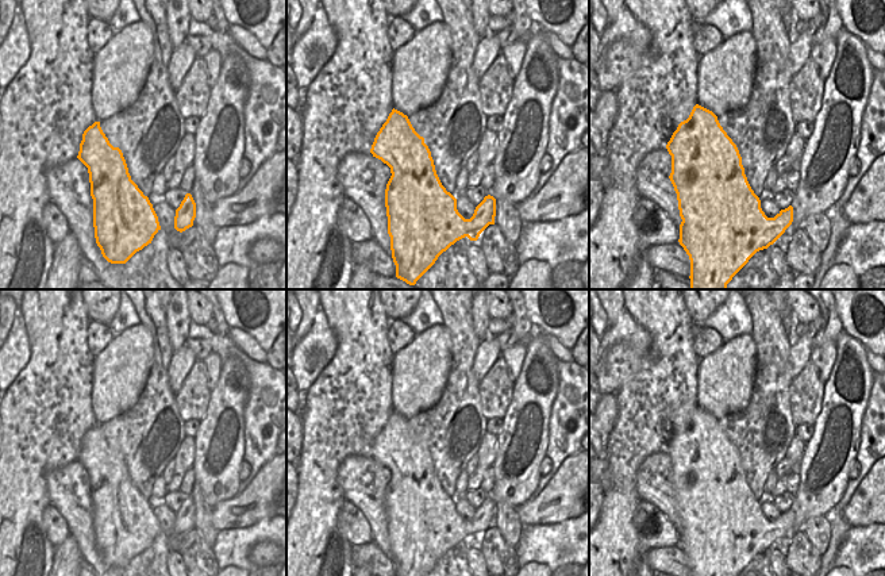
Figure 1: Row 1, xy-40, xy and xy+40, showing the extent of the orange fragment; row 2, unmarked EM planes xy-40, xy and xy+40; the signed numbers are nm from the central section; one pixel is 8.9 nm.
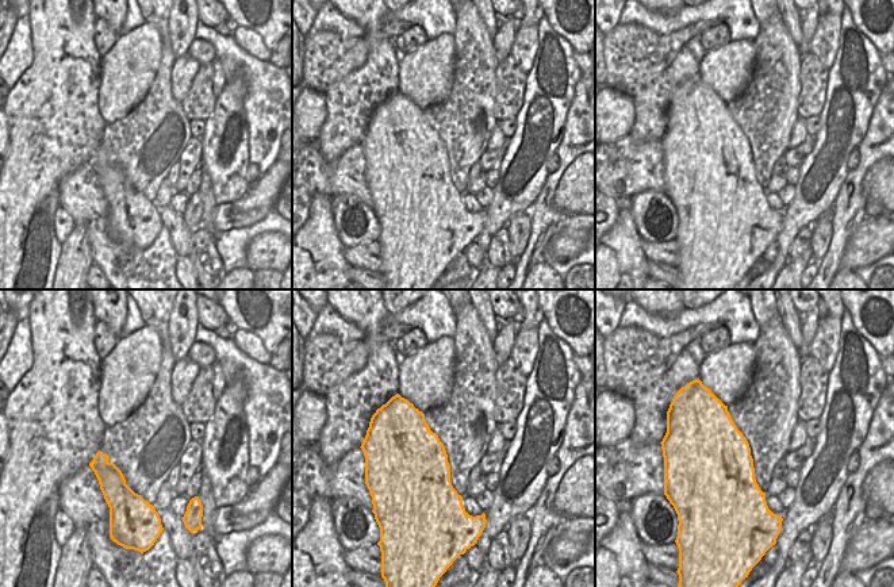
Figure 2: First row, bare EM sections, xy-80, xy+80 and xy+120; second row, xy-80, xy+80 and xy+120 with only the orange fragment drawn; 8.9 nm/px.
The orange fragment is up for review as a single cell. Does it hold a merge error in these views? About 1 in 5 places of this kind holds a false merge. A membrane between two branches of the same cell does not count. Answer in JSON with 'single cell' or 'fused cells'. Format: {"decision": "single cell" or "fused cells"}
{"decision": "single cell"}

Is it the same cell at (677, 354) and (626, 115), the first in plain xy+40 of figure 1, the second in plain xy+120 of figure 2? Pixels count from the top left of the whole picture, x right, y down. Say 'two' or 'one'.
two

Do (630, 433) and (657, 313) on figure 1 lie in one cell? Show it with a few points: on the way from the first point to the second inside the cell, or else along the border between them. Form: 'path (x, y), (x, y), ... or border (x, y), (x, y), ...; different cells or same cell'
path (655, 403), (665, 392), (665, 342); same cell

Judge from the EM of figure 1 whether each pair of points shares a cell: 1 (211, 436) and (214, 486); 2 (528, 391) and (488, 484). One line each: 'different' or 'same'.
1: same
2: different

